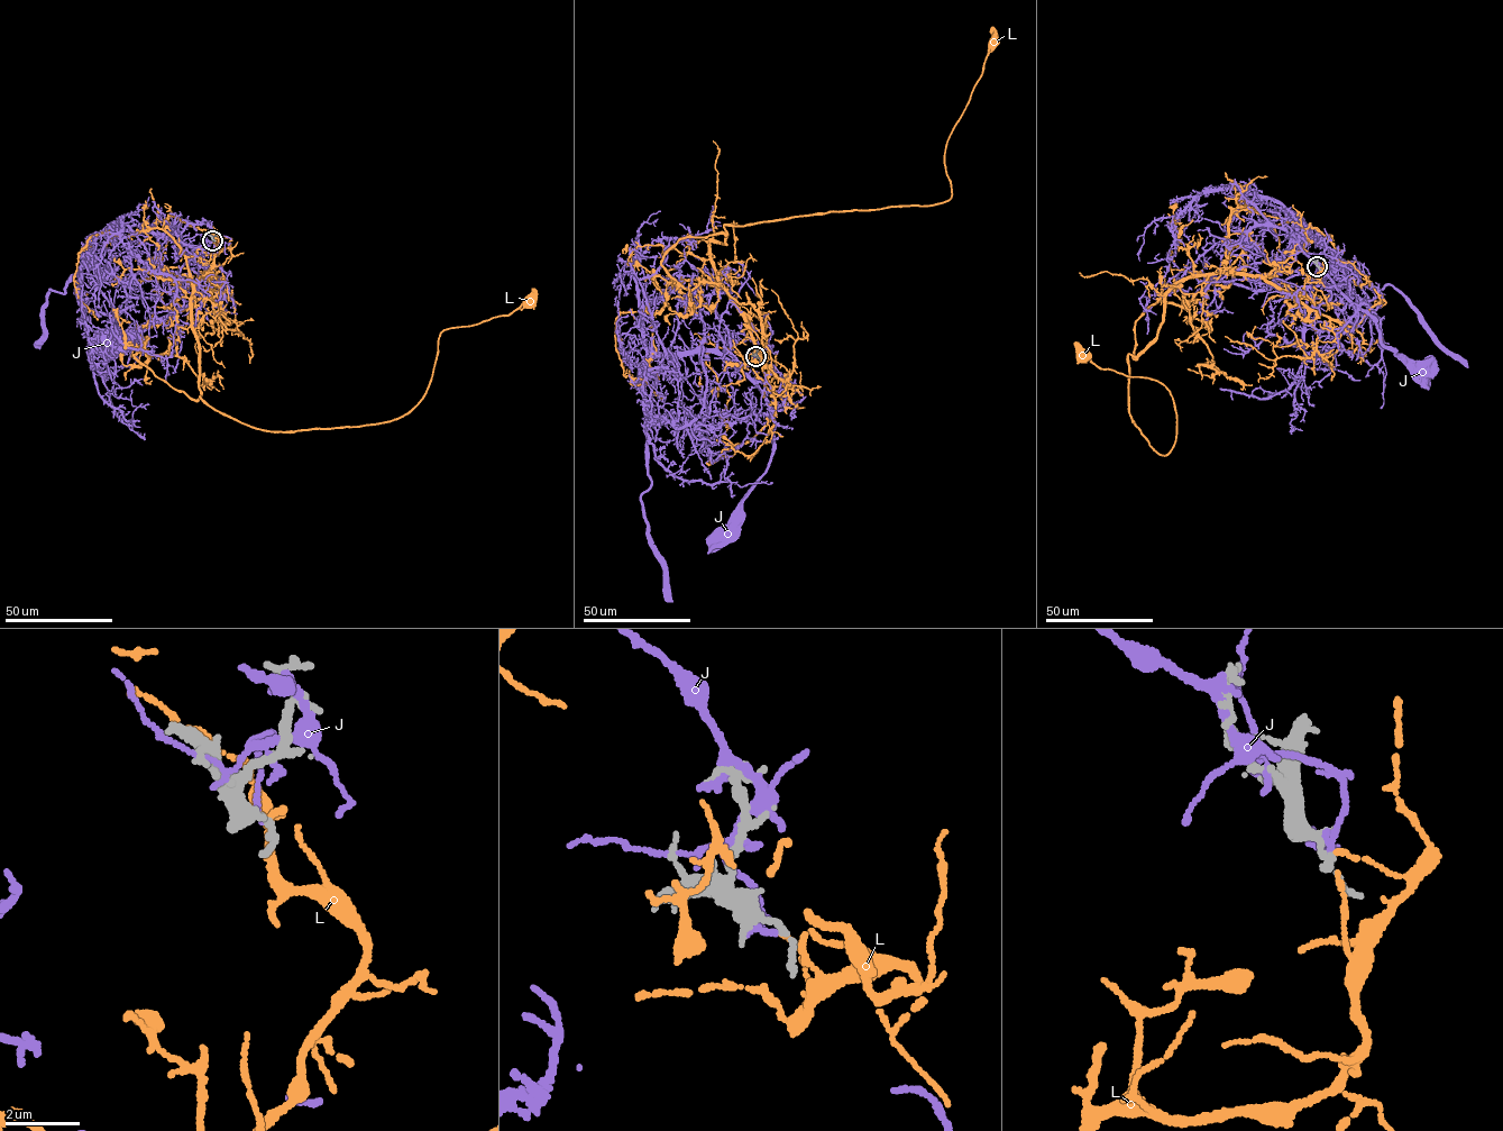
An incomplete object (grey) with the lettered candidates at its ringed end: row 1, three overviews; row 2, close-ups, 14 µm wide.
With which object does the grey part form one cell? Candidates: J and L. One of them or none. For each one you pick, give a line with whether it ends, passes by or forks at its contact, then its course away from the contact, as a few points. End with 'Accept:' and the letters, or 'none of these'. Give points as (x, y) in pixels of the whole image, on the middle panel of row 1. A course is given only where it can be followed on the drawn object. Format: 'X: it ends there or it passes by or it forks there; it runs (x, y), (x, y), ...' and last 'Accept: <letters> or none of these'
Accept: none of these

